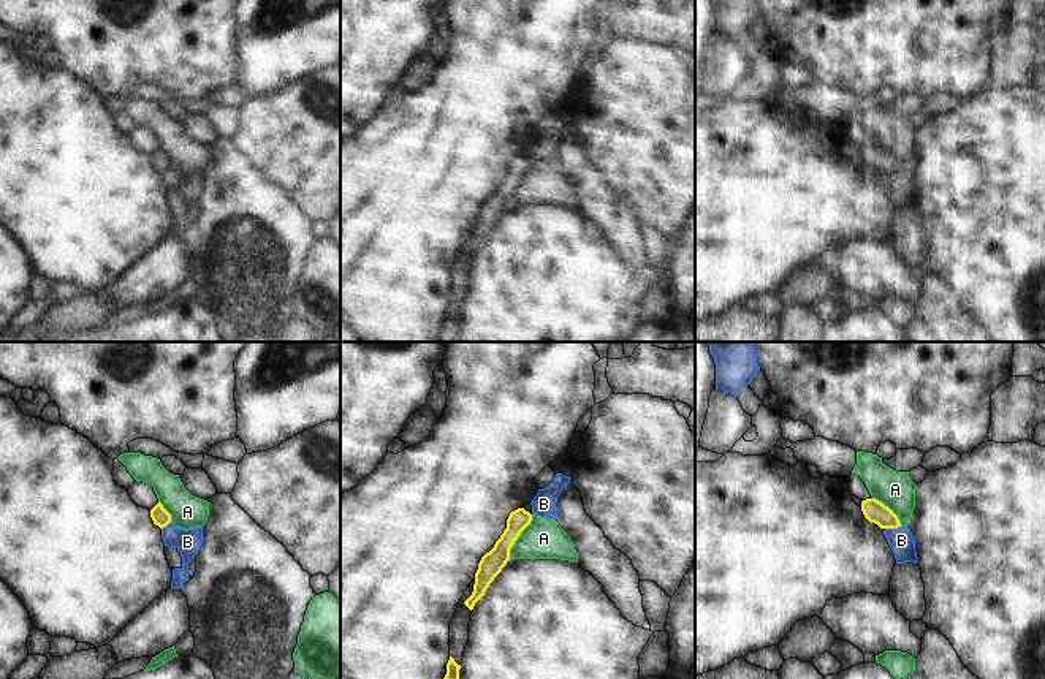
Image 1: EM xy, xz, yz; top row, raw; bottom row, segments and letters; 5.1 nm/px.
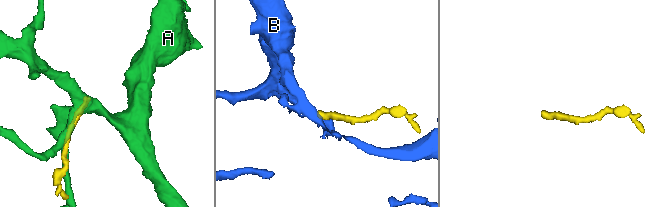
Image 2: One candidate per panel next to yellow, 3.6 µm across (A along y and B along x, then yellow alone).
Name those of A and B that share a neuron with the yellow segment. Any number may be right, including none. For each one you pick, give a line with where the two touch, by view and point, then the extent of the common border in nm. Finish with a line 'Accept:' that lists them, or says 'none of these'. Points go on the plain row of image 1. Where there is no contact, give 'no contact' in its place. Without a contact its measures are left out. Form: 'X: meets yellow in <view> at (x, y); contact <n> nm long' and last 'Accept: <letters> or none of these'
Accept: none of these

